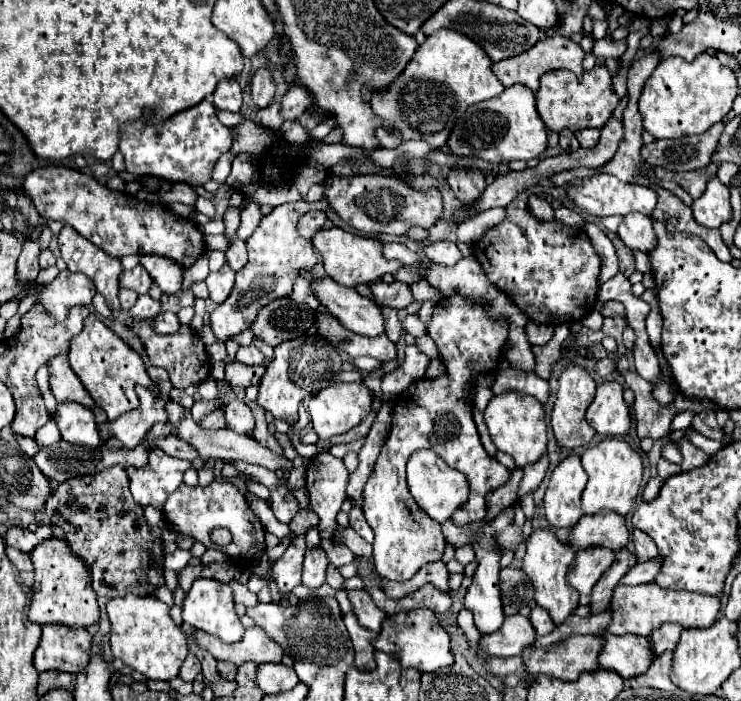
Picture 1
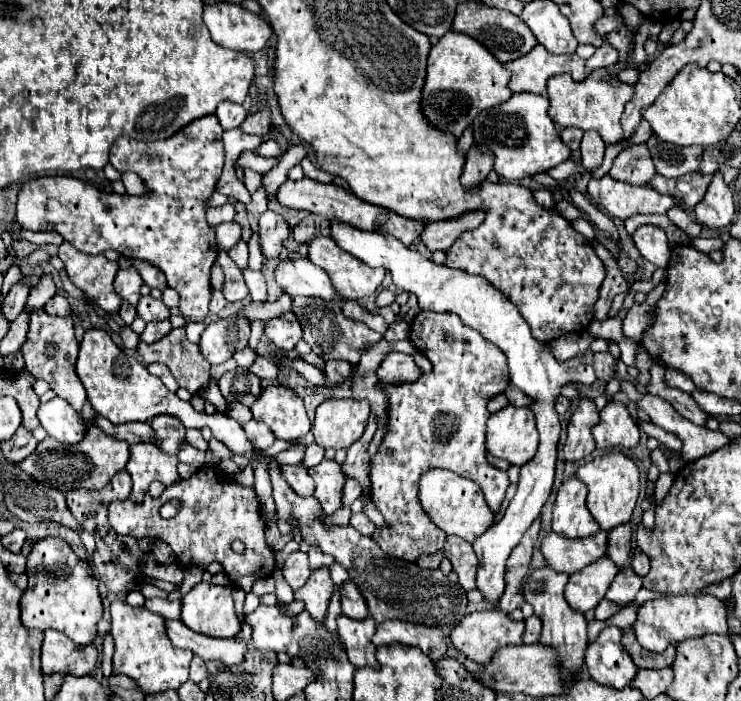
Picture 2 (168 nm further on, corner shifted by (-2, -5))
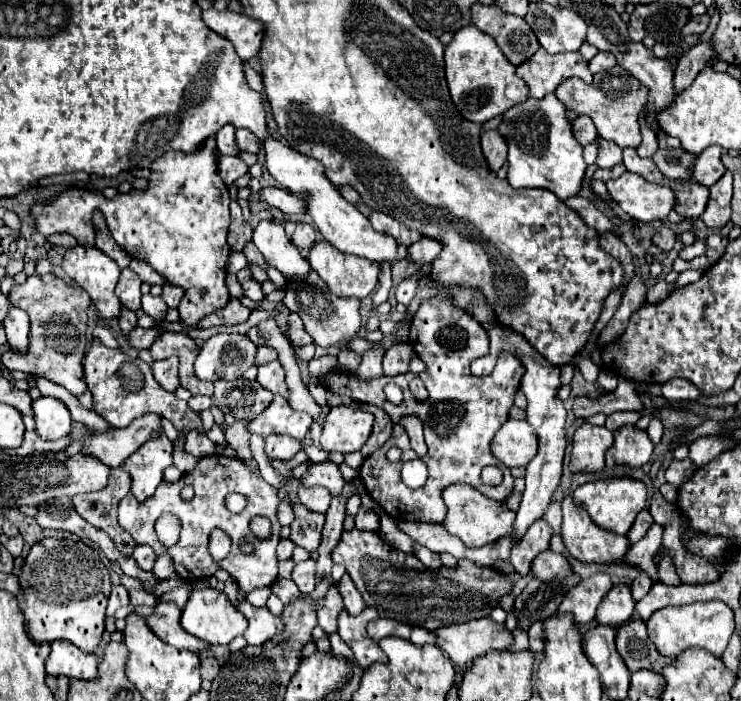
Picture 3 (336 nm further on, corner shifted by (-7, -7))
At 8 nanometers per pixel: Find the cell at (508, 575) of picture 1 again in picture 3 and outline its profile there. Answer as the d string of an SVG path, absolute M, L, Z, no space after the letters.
M537 520L529 526L529 530L525 532L525 536L515 544L509 560L515 571L522 577L526 576L531 569L533 558L543 552L549 550L549 540L551 540L551 526L545 520Z

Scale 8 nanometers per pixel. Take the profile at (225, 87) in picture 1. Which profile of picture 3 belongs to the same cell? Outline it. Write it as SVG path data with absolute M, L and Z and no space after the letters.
M223 126L221 132L217 132L215 136L215 142L217 142L217 150L221 154L227 154L227 156L237 156L239 150L237 150L237 144L235 144L235 128L233 126Z

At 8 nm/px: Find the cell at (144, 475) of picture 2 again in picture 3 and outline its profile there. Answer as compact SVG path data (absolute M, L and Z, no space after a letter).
M151 436L137 452L133 452L123 468L131 476L131 492L133 496L143 502L157 490L159 482L163 480L163 470L173 464L173 444L163 436Z

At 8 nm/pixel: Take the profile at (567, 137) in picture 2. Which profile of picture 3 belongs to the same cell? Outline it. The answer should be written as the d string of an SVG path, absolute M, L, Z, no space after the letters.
M577 116L573 120L573 128L575 128L575 136L577 140L587 146L591 144L593 140L597 140L597 130L595 130L595 124L593 120L589 120L589 116Z

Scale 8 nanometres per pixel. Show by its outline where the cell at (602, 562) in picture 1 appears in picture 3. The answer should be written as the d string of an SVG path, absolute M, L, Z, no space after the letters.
M595 574L587 580L581 580L575 588L571 588L565 596L565 600L559 604L557 614L573 614L573 622L577 626L583 626L595 618L595 610L599 602L605 598L605 594L611 590L611 578L609 574Z

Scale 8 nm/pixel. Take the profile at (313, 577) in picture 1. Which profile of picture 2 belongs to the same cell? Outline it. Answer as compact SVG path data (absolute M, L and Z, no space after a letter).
M322 566L310 574L308 582L294 594L294 598L302 600L306 604L306 610L312 614L312 618L322 622L326 616L332 586L334 586L334 582L330 578L330 570L326 566Z

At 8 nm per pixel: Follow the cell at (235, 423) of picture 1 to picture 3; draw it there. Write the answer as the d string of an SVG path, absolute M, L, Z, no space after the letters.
M273 434L273 436L265 438L265 452L273 460L291 460L301 448L303 448L301 442L289 438L289 436Z

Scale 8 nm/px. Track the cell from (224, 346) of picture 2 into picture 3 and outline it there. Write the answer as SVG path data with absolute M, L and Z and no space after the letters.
M215 334L211 336L195 360L195 376L199 380L237 380L253 366L257 346L245 334Z

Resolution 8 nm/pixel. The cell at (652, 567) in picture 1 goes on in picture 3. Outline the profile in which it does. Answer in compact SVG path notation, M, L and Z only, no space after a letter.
M617 584L611 588L611 592L599 604L595 620L597 620L597 624L617 628L631 618L633 610L635 610L635 600L629 592L629 586Z

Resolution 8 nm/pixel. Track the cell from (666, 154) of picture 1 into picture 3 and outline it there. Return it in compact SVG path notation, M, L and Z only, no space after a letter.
M657 150L653 156L657 168L663 172L663 176L671 180L691 180L693 174L693 154L687 150Z

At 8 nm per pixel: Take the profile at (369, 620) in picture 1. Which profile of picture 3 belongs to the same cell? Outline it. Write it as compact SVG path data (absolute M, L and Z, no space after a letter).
M343 574L343 578L337 582L337 588L339 588L339 594L343 598L343 604L347 608L349 614L361 614L363 608L365 608L365 602L361 598L361 594L357 592L353 580L349 578L349 574Z

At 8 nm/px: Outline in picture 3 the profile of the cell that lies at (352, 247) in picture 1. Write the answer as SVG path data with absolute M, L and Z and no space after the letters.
M317 242L311 252L309 252L309 264L311 268L323 278L323 282L329 286L329 290L335 296L343 296L343 298L365 298L369 294L375 292L377 282L379 282L379 264L373 264L371 260L365 260L361 256L353 256L353 254L343 254L337 248L333 248L329 242Z

